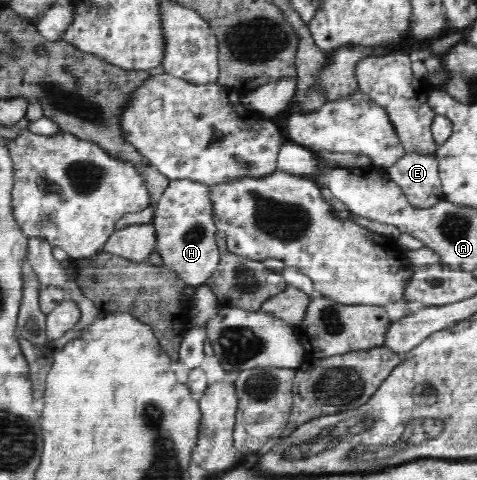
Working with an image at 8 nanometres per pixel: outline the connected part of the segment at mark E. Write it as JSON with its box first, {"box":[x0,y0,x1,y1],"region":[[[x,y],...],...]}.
{"box":[387,152,445,209],"region":[[[406,152],[387,172],[417,209],[429,209],[445,198],[436,155]]]}

